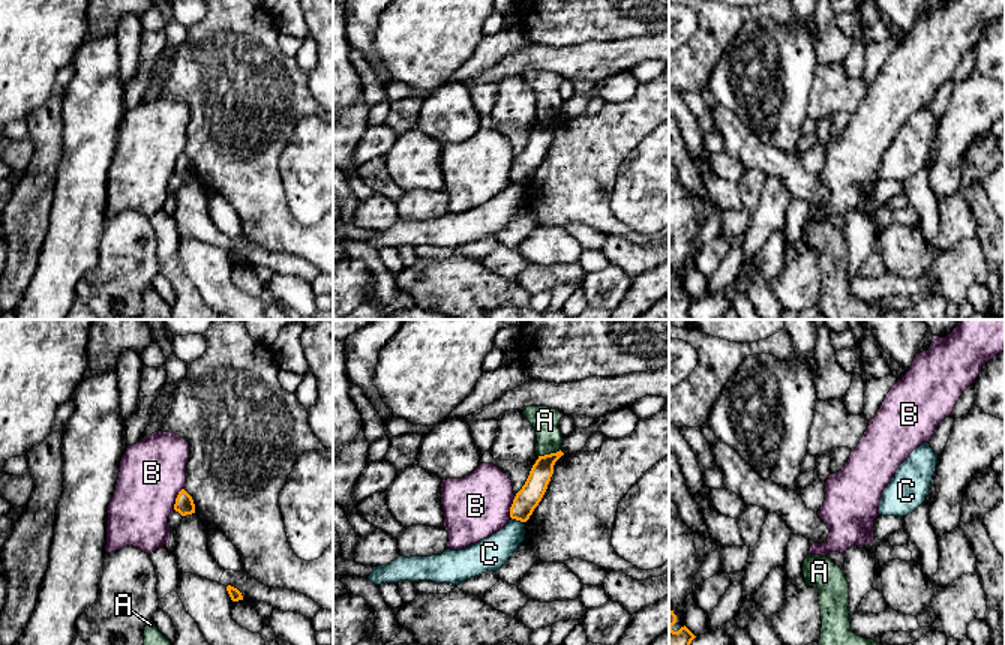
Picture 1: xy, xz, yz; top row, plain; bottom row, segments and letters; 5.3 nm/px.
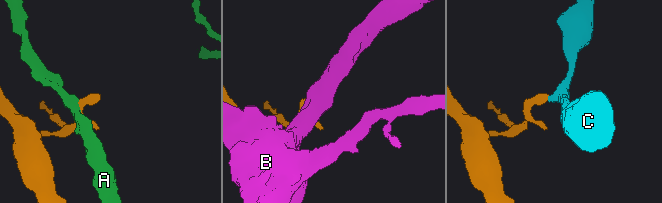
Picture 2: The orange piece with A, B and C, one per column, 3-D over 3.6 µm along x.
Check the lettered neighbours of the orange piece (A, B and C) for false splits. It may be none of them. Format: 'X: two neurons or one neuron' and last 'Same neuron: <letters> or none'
A: two neurons
B: two neurons
C: two neurons
Same neuron: none

